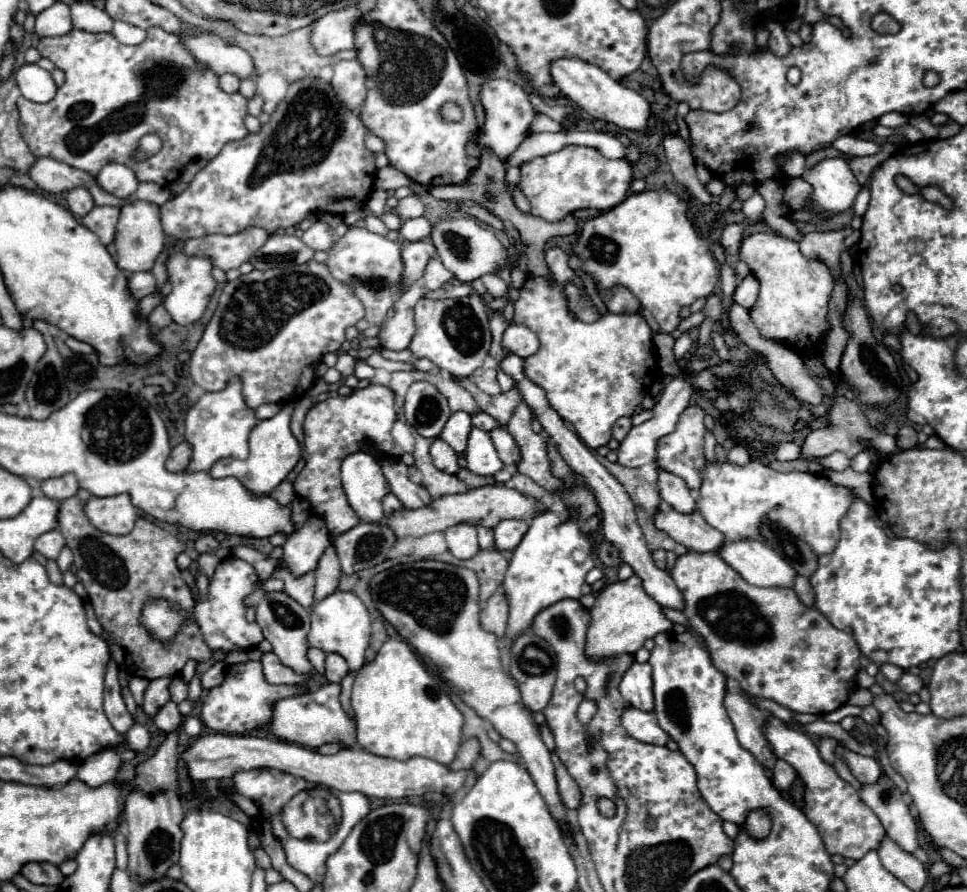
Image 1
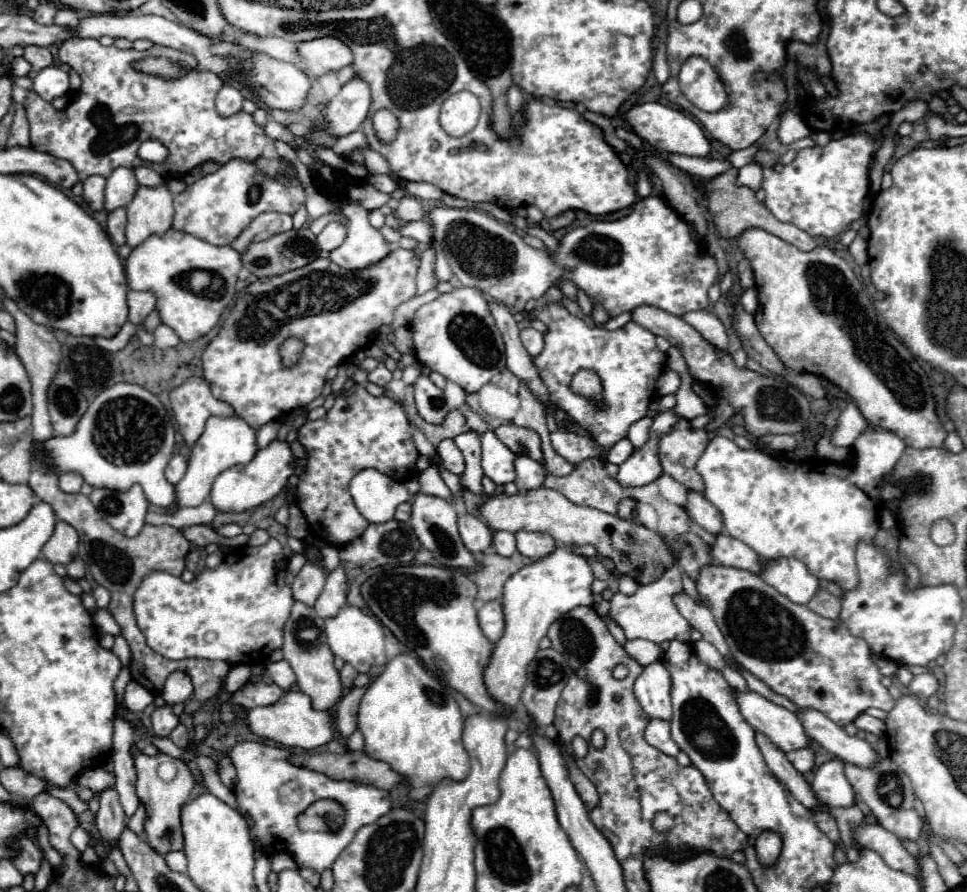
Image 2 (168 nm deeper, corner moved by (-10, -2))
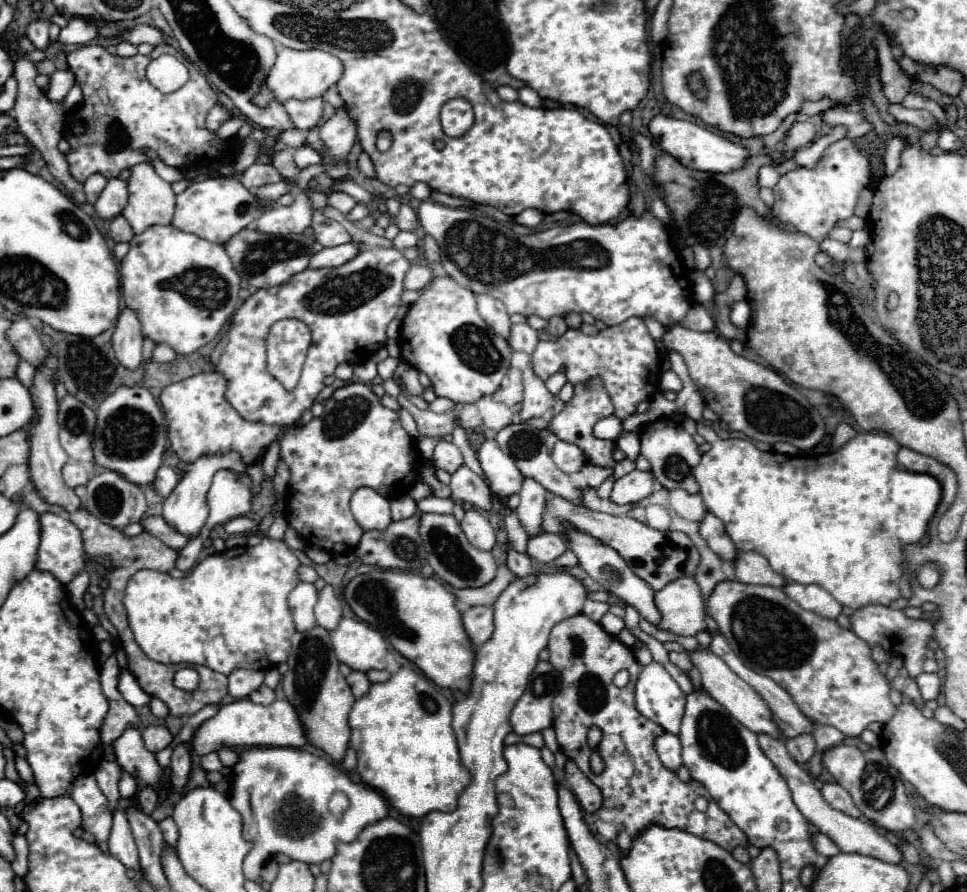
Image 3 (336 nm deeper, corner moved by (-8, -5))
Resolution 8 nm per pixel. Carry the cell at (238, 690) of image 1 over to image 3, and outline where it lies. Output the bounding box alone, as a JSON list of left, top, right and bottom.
[251,684,275,704]

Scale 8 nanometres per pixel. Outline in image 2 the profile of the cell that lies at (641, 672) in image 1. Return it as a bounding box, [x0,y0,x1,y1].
[635,661,671,721]

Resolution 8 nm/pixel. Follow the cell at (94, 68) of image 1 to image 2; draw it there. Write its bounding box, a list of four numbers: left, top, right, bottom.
[25,39,269,181]

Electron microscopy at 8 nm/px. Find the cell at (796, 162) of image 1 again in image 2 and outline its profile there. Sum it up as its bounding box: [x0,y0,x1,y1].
[777,109,811,143]

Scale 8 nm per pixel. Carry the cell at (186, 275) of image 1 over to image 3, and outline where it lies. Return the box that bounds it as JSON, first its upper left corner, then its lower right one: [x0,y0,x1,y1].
[121,226,241,354]

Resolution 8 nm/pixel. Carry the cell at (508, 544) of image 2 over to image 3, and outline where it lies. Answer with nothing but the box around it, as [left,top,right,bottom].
[507,544,533,576]

